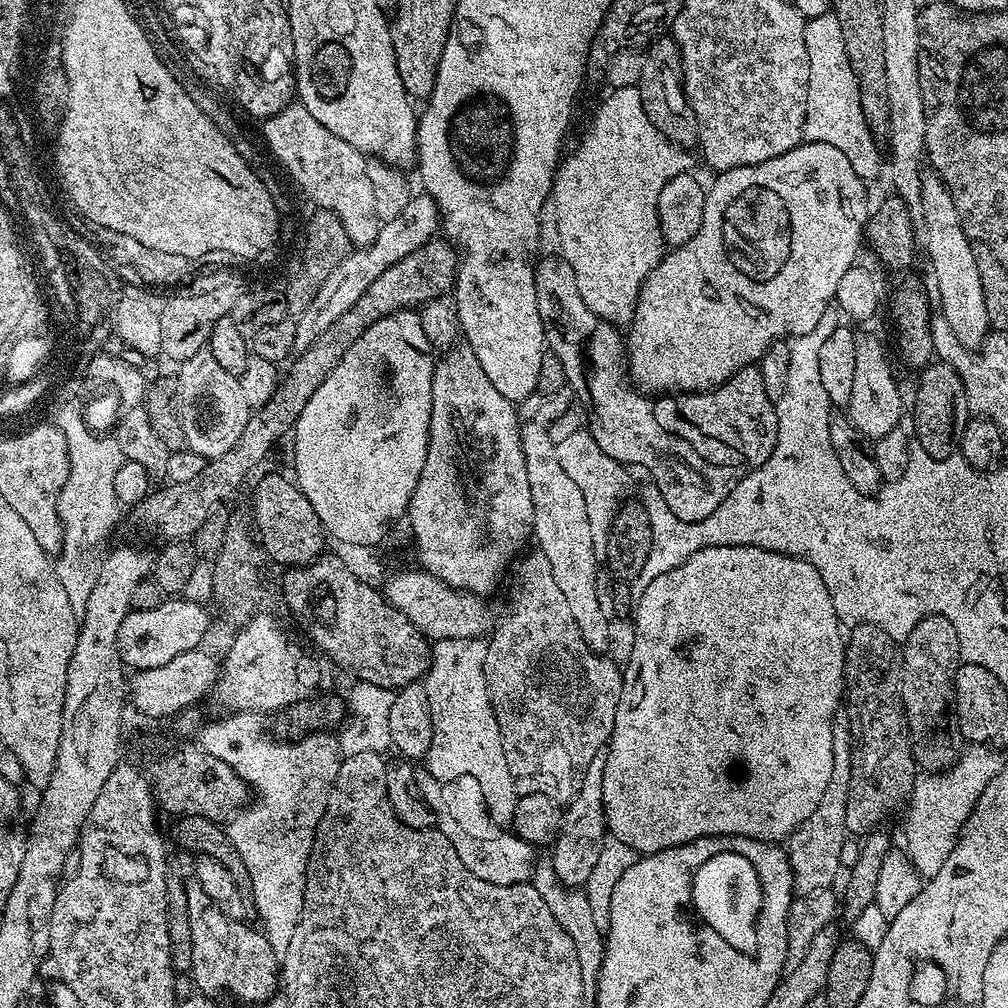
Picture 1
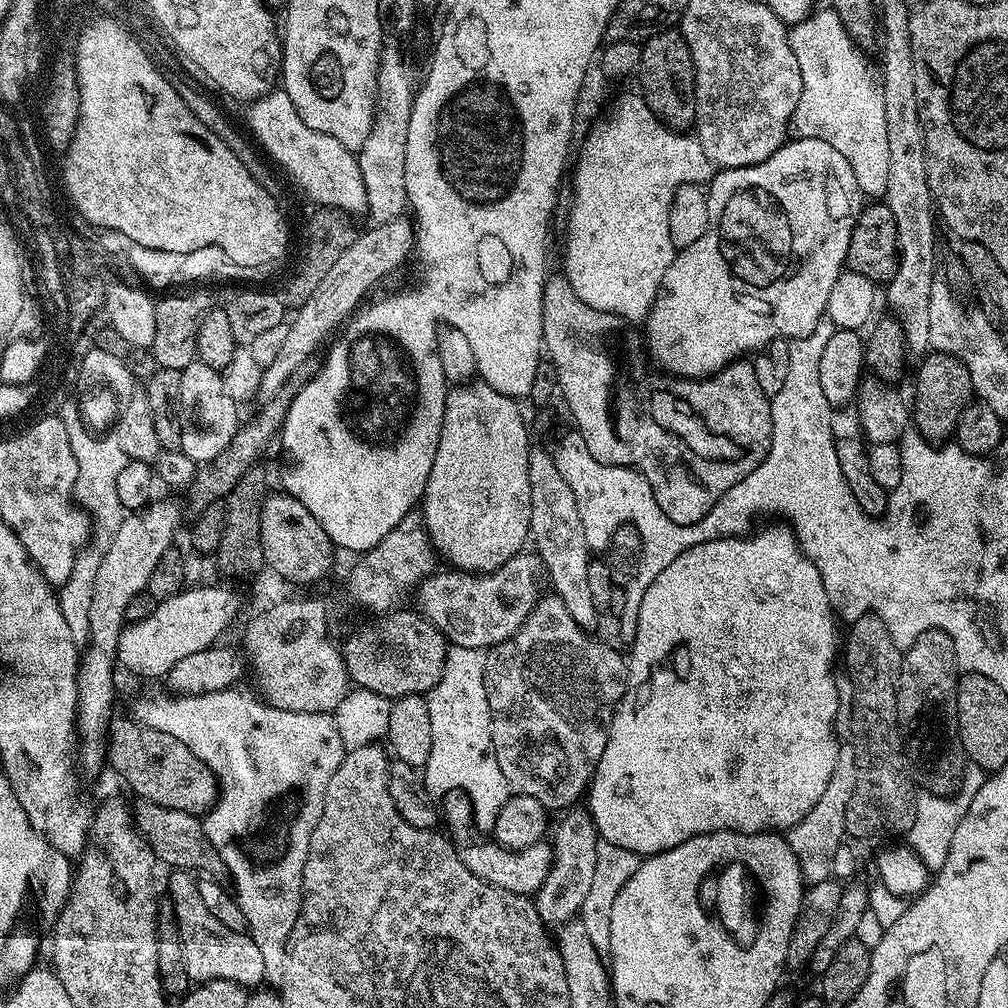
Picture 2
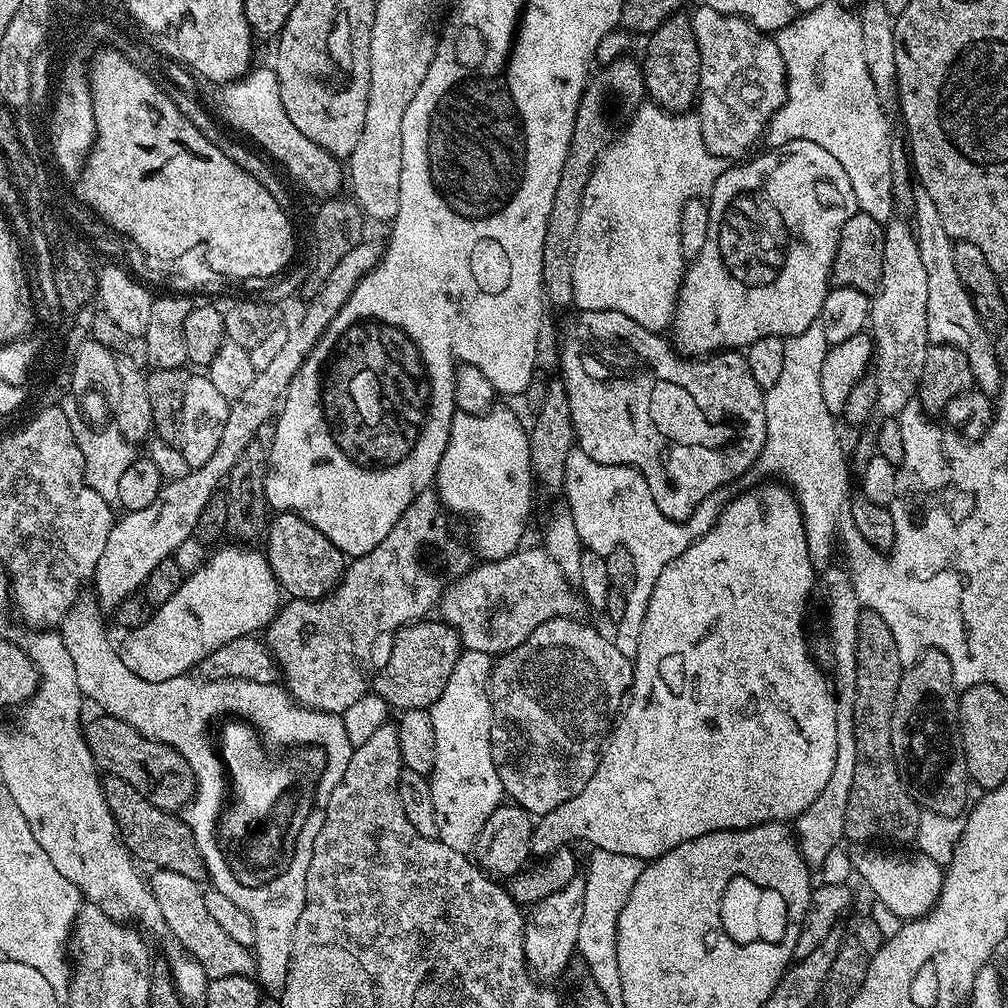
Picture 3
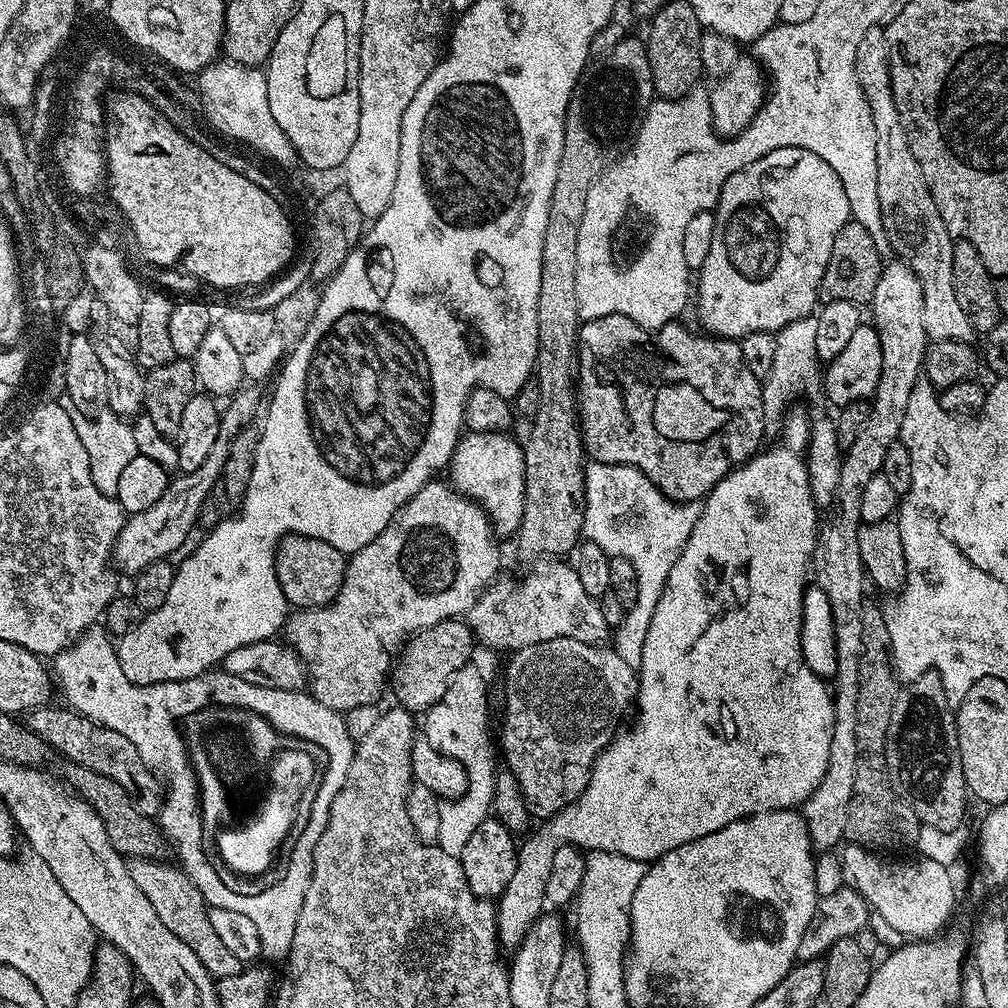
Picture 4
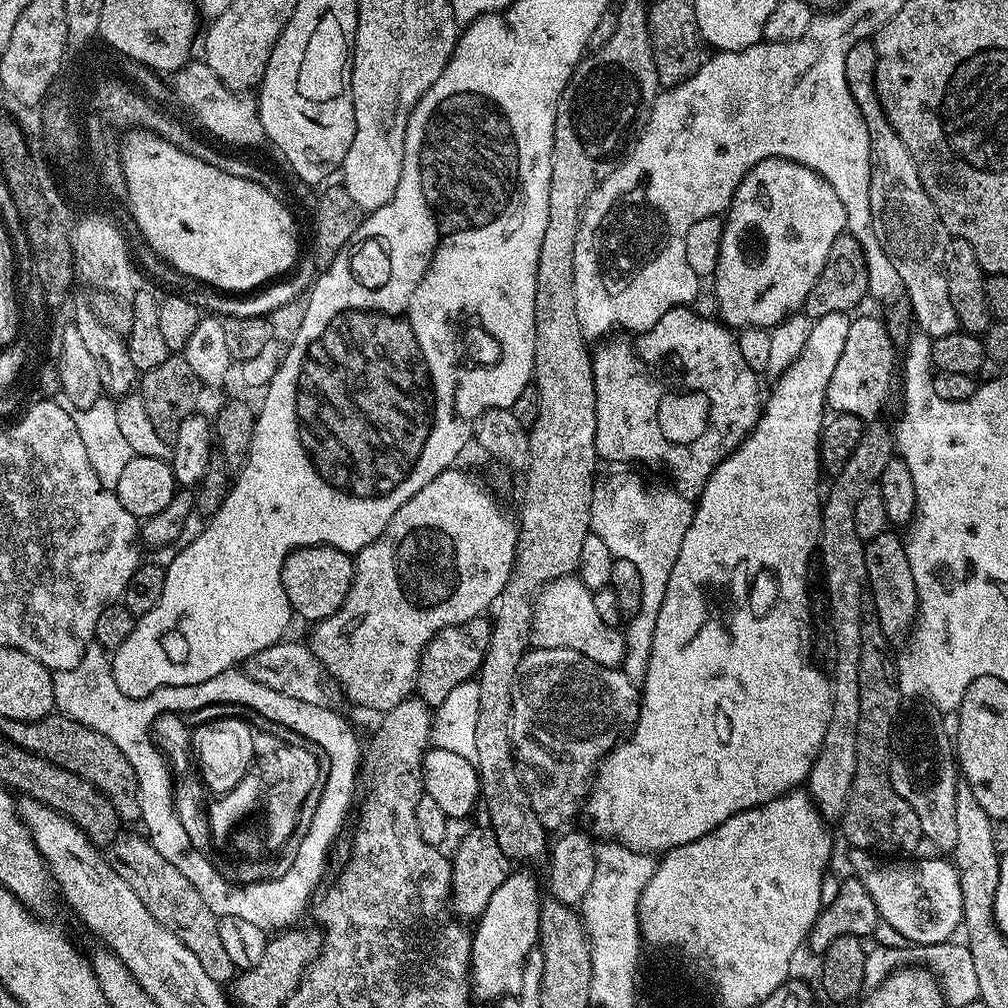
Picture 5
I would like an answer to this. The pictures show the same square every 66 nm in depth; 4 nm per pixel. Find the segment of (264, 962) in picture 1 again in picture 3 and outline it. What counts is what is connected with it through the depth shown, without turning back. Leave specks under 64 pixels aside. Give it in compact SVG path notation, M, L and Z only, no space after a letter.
M156 870L152 874L153 876L150 876L150 887L154 898L158 902L158 910L162 910L165 929L169 933L172 931L171 939L179 944L189 956L193 956L196 959L209 978L218 976L252 976L255 973L256 962L253 953L246 946L234 942L234 938L230 938L230 934L226 934L226 930L222 930L222 926L218 926L218 922L214 922L210 910L206 910L206 902L204 901L205 889L199 883L186 878L185 875L167 871Z

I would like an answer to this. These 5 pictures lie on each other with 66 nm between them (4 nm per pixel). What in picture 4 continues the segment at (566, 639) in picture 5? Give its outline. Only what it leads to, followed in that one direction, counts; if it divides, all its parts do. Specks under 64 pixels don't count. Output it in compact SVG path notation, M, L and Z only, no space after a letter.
M540 558L521 580L493 580L466 613L473 637L503 654L567 636L578 642L603 645L610 629L606 618L602 618L599 599L586 594L573 565L564 562L560 558Z

